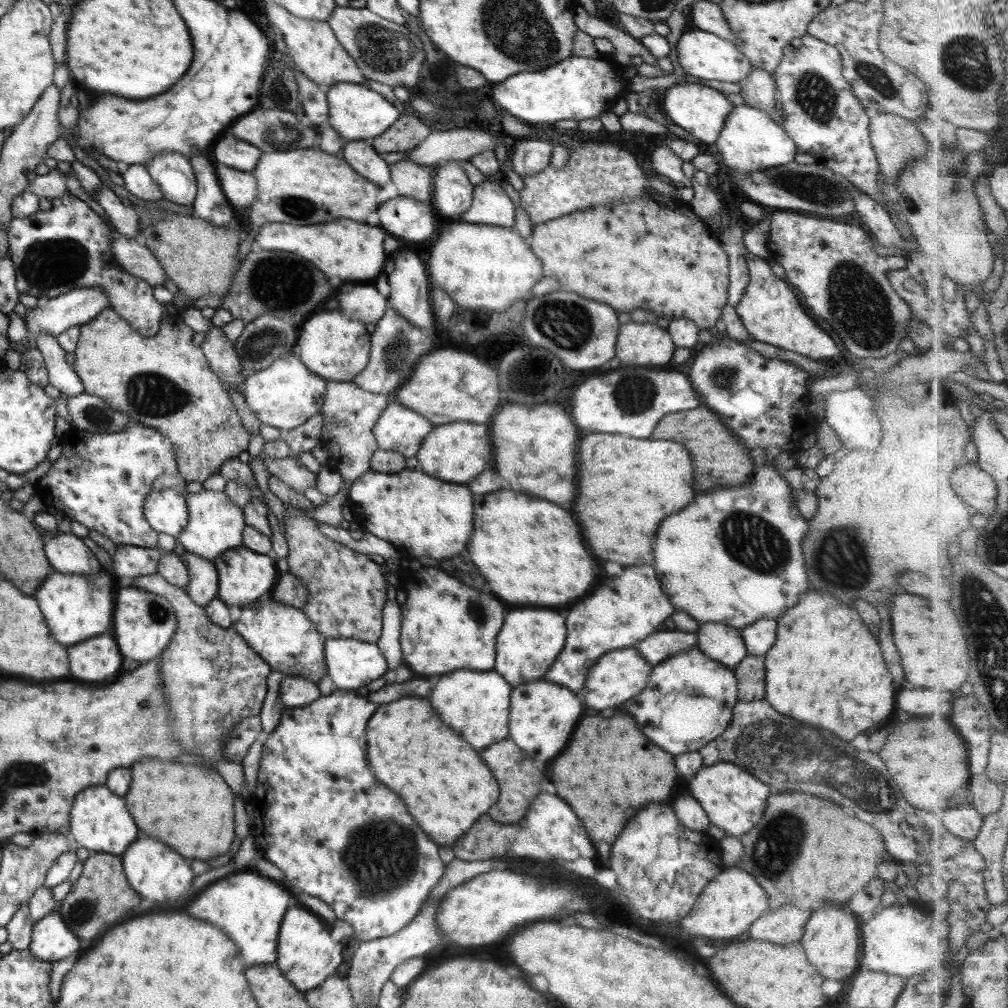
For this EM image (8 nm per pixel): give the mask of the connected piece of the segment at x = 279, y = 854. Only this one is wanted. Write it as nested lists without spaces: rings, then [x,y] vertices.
[[[334,689],[329,694],[316,698],[305,706],[289,708],[284,707],[274,730],[267,733],[261,748],[259,768],[257,768],[257,782],[255,791],[251,794],[250,803],[253,807],[252,832],[256,846],[260,854],[273,866],[279,868],[284,876],[284,885],[293,890],[299,890],[301,894],[318,898],[335,913],[337,920],[347,922],[353,927],[353,937],[356,940],[368,941],[369,939],[383,938],[395,934],[401,930],[422,908],[427,893],[439,882],[444,873],[444,863],[437,855],[437,845],[433,844],[417,826],[415,820],[407,814],[407,808],[403,812],[403,802],[397,794],[387,790],[387,786],[375,786],[375,778],[371,770],[367,768],[365,760],[365,725],[367,718],[373,714],[377,704],[369,702],[366,696],[357,695],[354,691],[342,691]]]

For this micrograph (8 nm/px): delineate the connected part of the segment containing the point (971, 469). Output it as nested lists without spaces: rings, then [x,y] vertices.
[[[967,462],[951,475],[951,484],[963,501],[977,514],[990,520],[998,510],[998,484],[977,463]]]

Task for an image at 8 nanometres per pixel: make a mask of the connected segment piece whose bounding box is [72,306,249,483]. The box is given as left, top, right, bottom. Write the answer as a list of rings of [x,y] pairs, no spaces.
[[[109,306],[97,317],[79,326],[72,367],[87,394],[100,398],[113,410],[125,413],[131,421],[155,429],[167,437],[174,446],[179,477],[186,482],[202,483],[205,478],[218,472],[223,460],[237,458],[240,452],[246,450],[249,436],[239,421],[225,385],[209,368],[201,347],[191,343],[194,332],[183,323],[179,313],[161,317],[156,334],[144,337]]]

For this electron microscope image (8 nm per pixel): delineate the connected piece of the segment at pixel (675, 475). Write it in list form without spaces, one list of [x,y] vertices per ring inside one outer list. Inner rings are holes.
[[[591,434],[585,436],[579,444],[579,498],[575,500],[575,520],[581,526],[581,534],[585,536],[591,552],[601,560],[623,562],[623,568],[649,564],[653,567],[653,540],[659,522],[667,514],[675,514],[675,510],[683,510],[683,506],[693,500],[693,472],[691,472],[691,456],[677,442],[667,440],[635,440],[623,438],[619,434]]]

